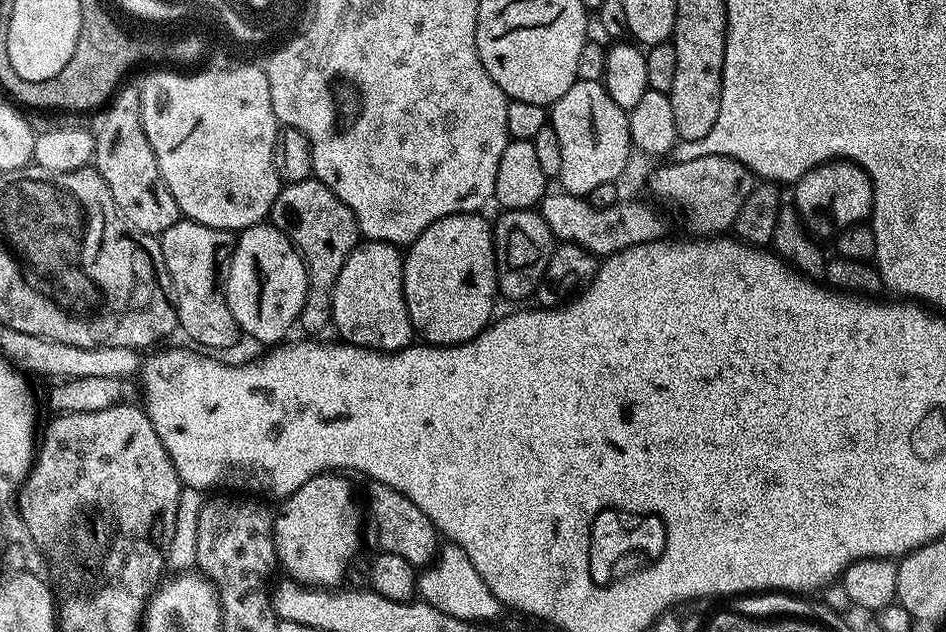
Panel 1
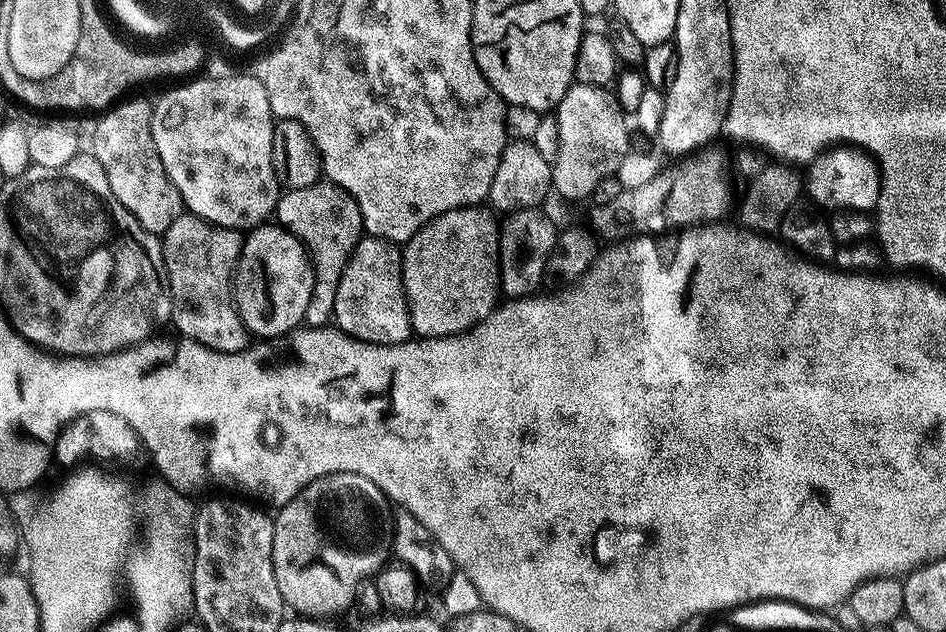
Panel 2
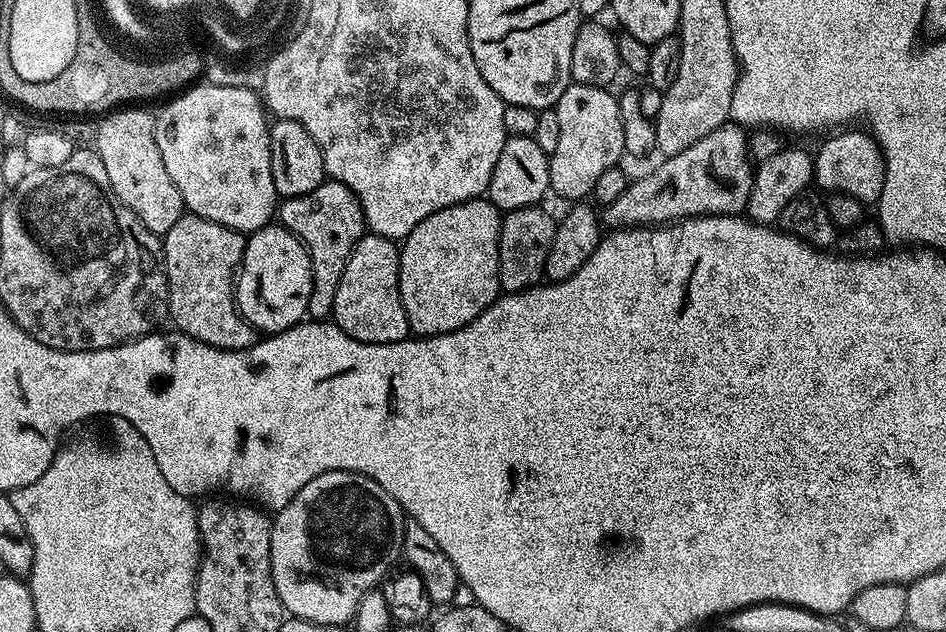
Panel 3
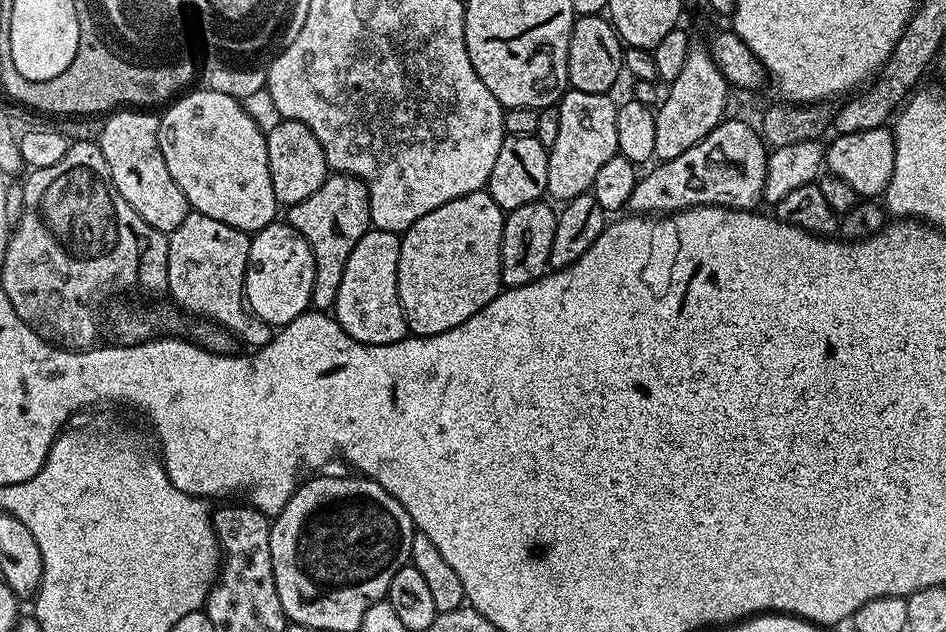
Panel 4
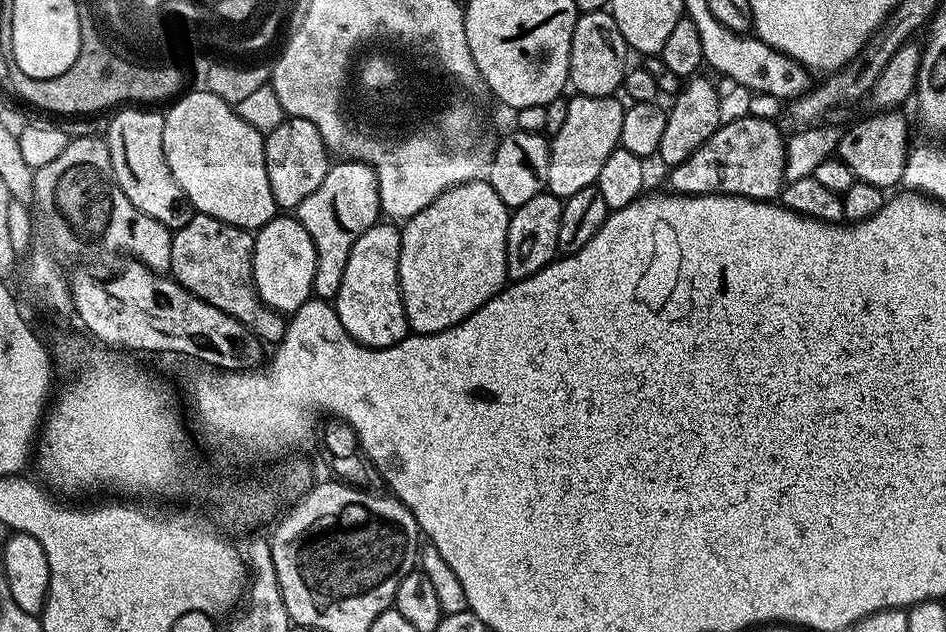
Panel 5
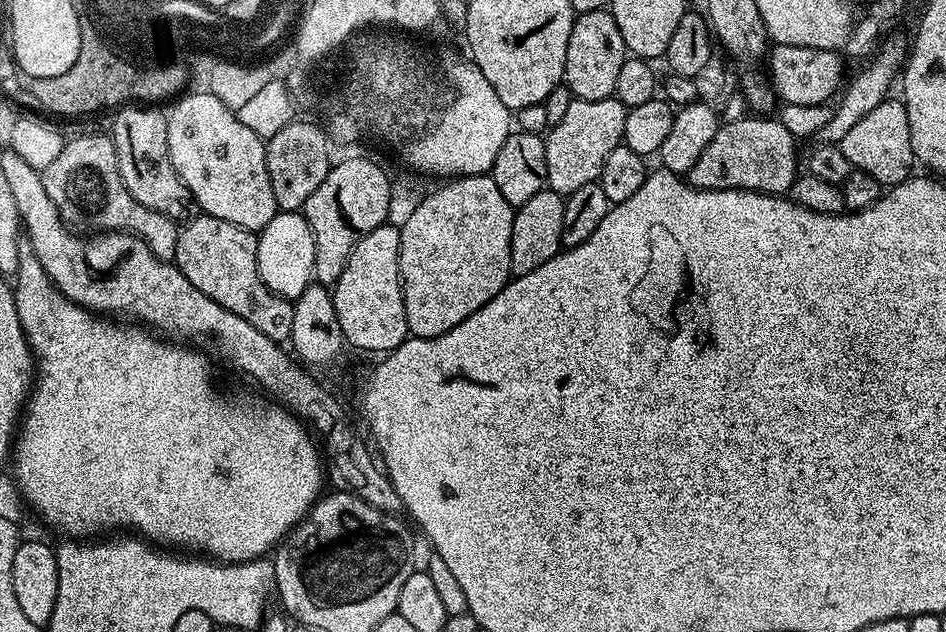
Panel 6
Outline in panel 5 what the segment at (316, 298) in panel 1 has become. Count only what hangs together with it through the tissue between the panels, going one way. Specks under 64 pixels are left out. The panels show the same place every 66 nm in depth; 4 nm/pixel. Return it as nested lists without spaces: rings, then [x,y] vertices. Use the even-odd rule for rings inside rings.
[[[351,158],[336,163],[329,167],[326,178],[322,178],[322,186],[318,186],[314,194],[310,194],[294,209],[296,219],[306,226],[306,234],[310,234],[314,242],[316,269],[313,293],[329,302],[335,301],[338,286],[342,286],[342,270],[346,270],[346,258],[350,258],[354,242],[358,242],[358,238],[362,238],[362,234],[366,234],[366,230],[377,224],[382,216],[378,178],[372,165]]]

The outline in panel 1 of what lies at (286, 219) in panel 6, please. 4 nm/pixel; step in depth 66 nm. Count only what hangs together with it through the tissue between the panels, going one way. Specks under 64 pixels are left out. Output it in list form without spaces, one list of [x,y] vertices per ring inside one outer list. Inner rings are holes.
[[[271,222],[255,224],[236,236],[236,249],[226,269],[224,293],[241,333],[245,337],[253,336],[261,340],[264,346],[276,346],[287,337],[284,335],[291,330],[292,324],[294,328],[300,319],[300,311],[308,293],[308,269],[304,266],[303,256],[290,242],[290,238],[282,234],[282,230],[275,228]]]

